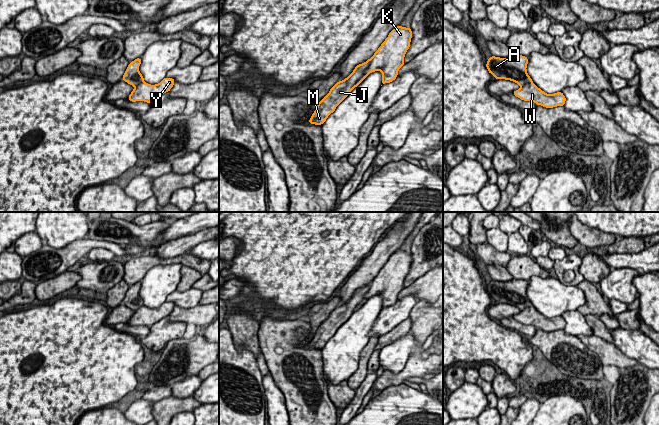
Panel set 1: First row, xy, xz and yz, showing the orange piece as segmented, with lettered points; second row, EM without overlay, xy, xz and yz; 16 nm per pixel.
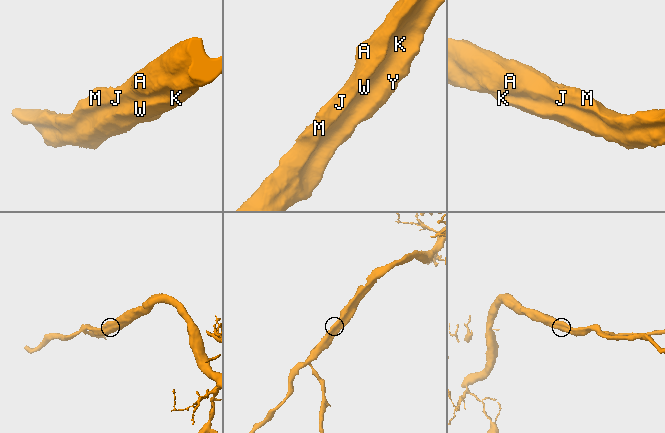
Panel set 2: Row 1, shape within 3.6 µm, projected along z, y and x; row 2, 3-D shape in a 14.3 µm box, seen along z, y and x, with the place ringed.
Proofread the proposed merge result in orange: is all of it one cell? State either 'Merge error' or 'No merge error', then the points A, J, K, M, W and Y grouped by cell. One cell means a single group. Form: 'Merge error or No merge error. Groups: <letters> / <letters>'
No merge error. Groups: A J K M W Y

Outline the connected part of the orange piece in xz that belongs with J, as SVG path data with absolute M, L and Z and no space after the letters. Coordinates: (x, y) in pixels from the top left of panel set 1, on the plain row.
M395 251L381 268L373 281L358 288L353 296L338 305L329 317L318 327L309 347L322 349L336 331L372 296L382 296L382 309L390 307L398 300L399 293L405 288L404 281L410 271L411 252Z

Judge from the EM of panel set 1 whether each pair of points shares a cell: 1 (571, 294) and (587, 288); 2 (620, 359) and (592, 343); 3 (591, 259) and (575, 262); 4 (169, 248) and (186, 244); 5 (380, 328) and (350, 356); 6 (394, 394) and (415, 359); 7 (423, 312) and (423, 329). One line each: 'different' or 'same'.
1: different
2: same
3: different
4: same
5: different
6: different
7: same

